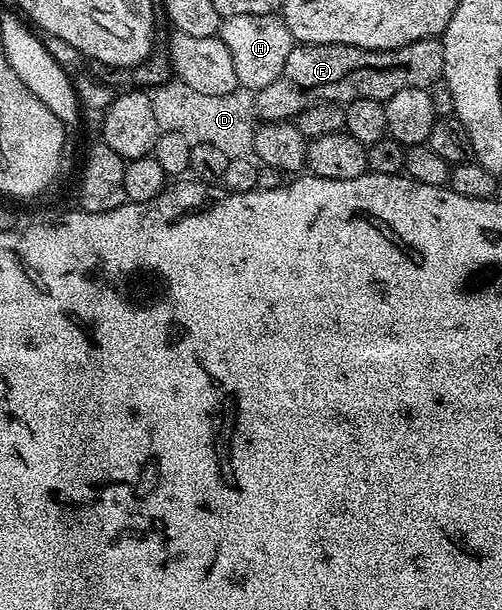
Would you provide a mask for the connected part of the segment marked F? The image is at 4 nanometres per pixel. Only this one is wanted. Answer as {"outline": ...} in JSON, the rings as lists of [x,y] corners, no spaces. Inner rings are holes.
{"outline":[[[428,37],[398,49],[360,49],[354,45],[294,44],[279,79],[256,90],[258,115],[262,122],[296,119],[307,107],[320,101],[389,101],[391,95],[407,87],[428,89],[442,80],[443,46],[436,37]]]}

